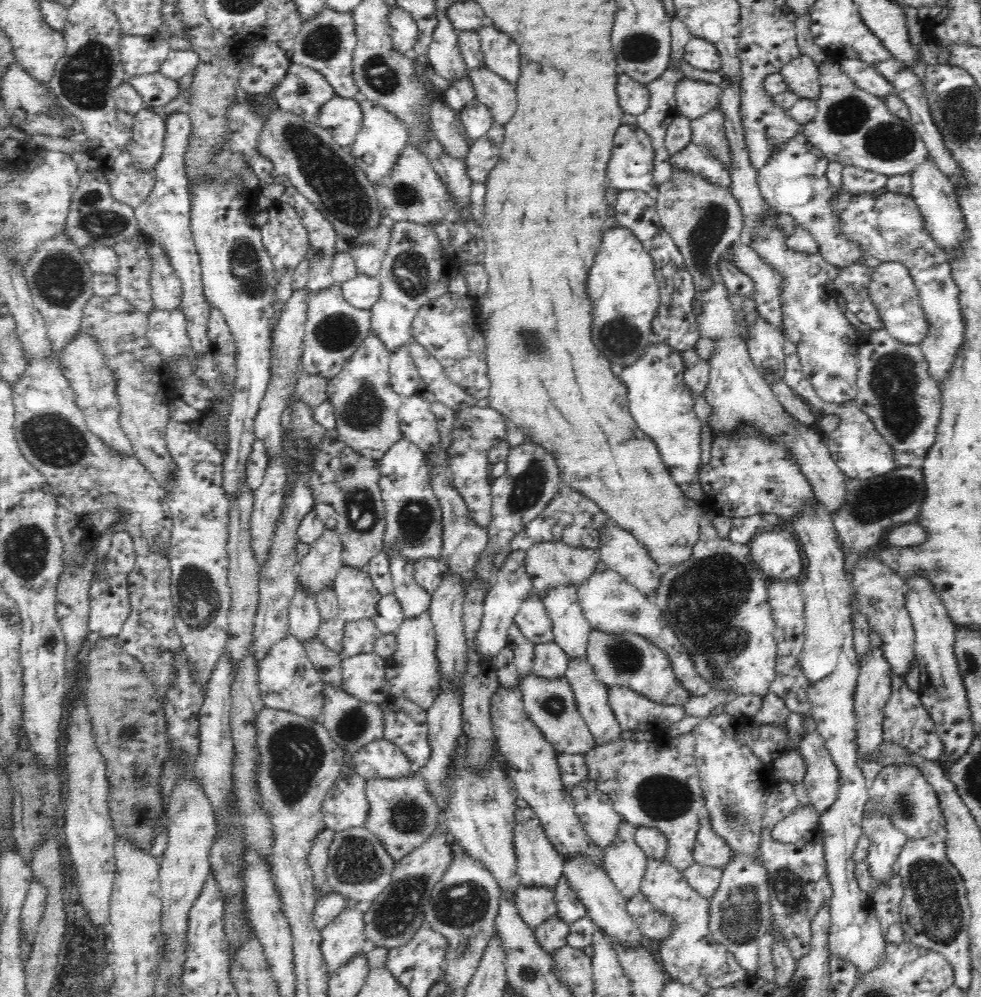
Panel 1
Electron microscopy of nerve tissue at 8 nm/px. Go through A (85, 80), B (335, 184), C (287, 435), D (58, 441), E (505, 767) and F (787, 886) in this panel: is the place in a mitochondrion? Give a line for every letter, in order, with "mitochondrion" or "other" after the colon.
A: mitochondrion
B: mitochondrion
C: other
D: mitochondrion
E: other
F: mitochondrion

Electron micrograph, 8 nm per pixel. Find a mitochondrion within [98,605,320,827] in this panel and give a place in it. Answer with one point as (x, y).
(139, 775)

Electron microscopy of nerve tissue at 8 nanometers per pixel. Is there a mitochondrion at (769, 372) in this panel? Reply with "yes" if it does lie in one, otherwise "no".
no

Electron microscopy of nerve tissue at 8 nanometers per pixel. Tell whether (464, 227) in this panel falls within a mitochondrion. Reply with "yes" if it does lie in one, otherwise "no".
no

